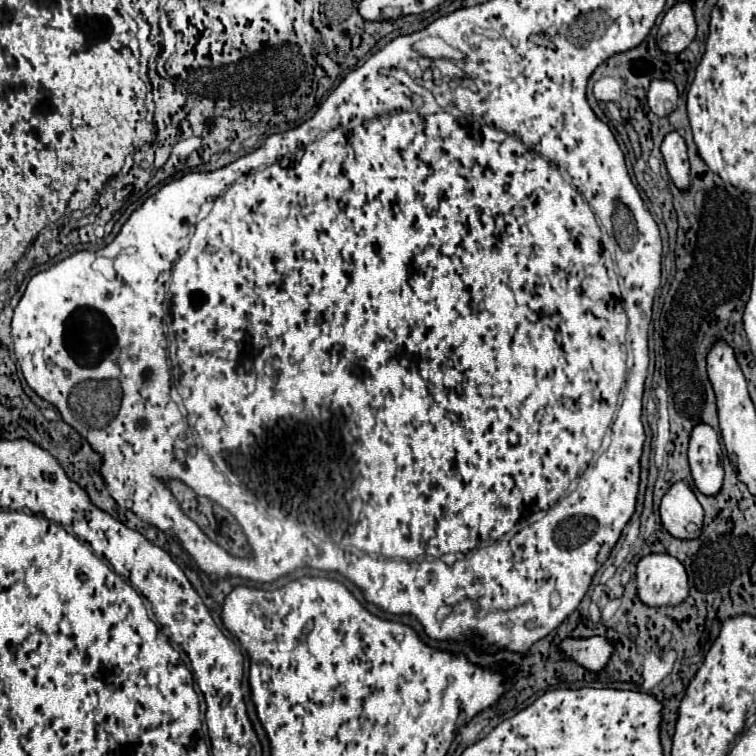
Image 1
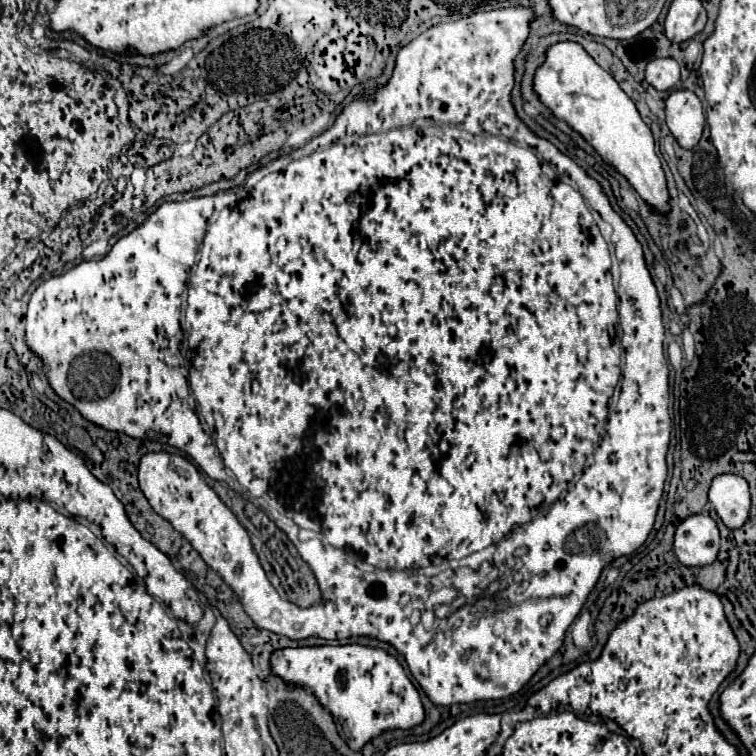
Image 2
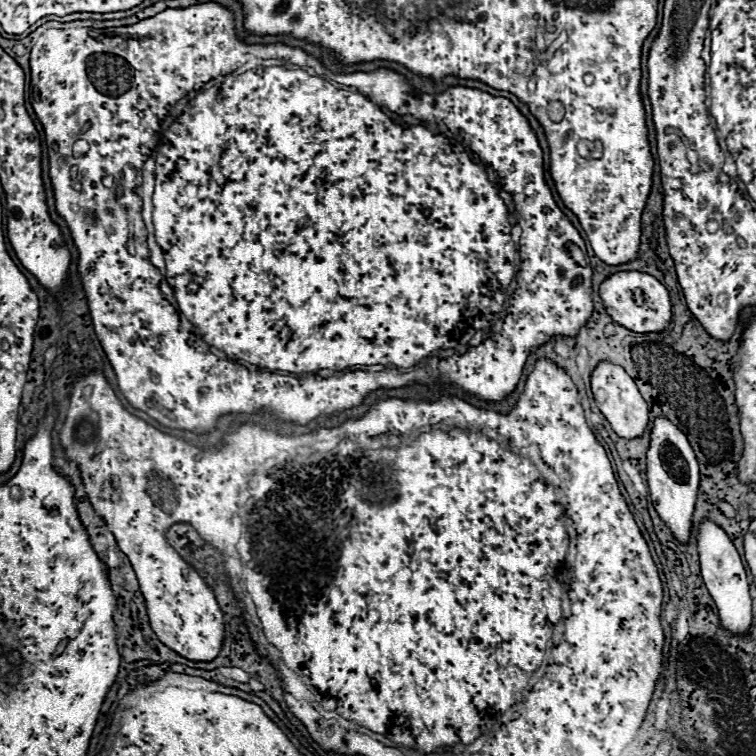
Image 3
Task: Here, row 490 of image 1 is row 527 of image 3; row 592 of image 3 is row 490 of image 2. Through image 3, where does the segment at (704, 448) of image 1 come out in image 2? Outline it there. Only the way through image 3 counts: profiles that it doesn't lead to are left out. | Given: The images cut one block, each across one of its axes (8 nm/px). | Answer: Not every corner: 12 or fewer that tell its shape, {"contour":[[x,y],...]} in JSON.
{"contour":[[716,476],[708,496],[730,530],[750,514],[748,482]]}

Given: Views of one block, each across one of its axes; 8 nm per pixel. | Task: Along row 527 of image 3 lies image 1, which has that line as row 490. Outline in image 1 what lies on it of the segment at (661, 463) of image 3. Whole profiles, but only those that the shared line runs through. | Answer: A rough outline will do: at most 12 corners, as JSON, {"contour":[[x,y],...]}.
{"contour":[[674,482],[660,502],[672,536],[700,536],[704,510],[688,484]]}

